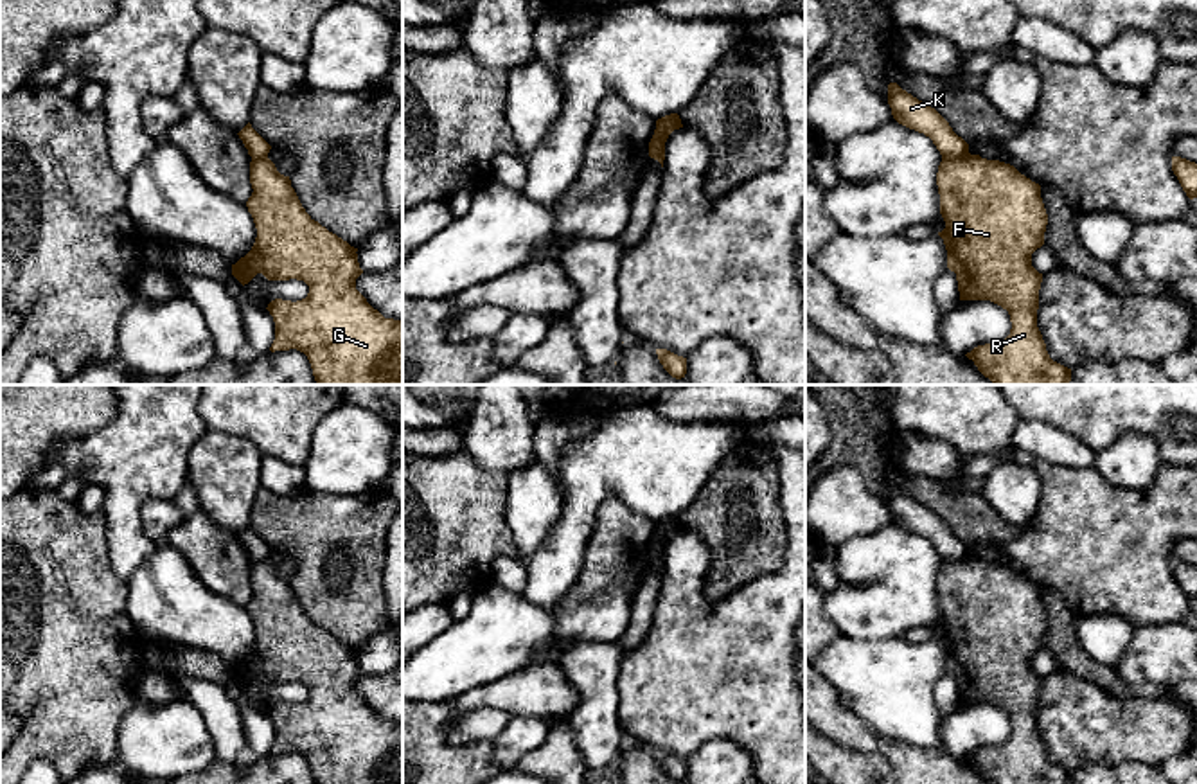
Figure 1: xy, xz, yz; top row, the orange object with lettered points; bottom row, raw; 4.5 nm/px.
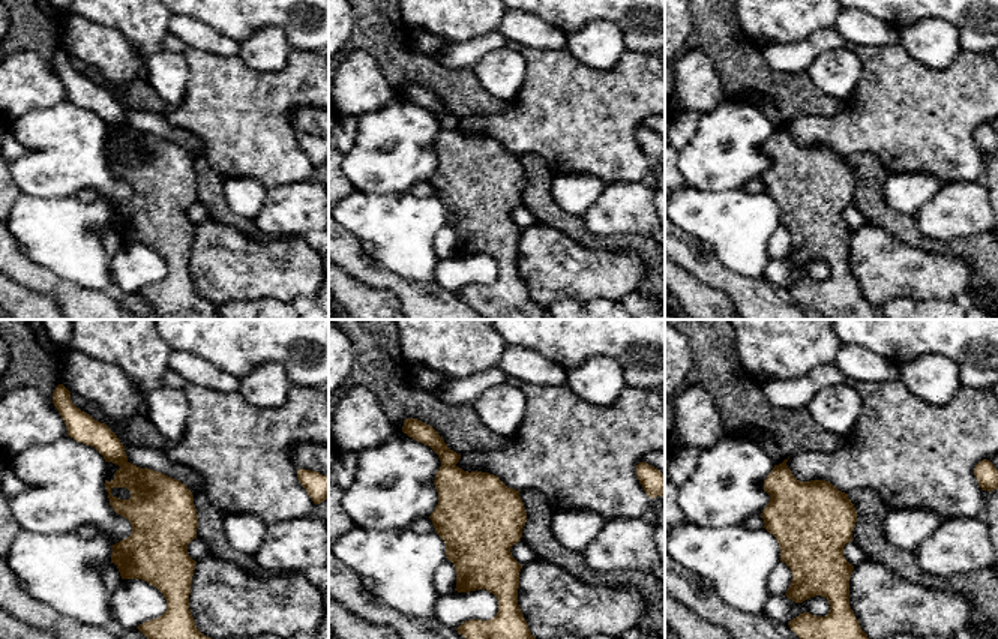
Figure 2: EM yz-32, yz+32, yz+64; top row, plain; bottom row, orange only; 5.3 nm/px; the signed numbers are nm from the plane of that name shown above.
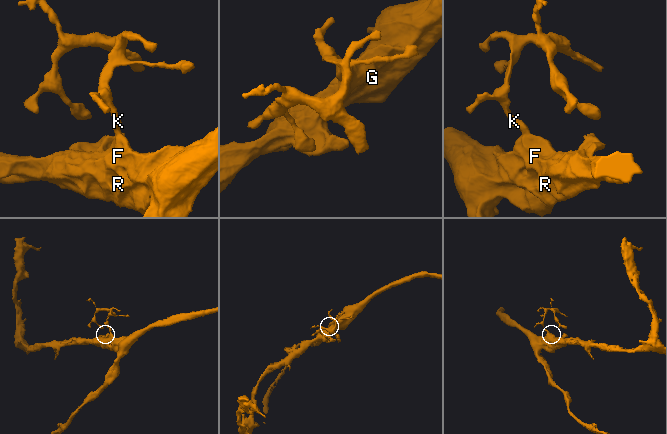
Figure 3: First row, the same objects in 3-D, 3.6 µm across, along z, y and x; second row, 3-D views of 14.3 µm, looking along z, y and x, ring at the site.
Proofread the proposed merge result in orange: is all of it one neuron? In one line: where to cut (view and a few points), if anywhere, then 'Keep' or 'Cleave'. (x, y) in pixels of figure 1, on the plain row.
Split along yz (967, 554), (958, 560), (942, 560). Cleave

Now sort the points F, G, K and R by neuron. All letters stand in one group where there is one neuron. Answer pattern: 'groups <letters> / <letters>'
groups F G R / K

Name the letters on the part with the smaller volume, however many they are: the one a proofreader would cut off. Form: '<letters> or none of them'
K

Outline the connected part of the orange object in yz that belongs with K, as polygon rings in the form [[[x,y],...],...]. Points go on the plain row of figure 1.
[[[897,486],[888,487],[888,507],[899,527],[929,539],[944,561],[960,561],[969,556],[969,547],[953,534],[935,511],[918,503]]]

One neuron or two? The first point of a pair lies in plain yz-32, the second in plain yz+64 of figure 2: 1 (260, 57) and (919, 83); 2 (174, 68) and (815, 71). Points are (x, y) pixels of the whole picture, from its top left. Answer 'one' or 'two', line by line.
1: two
2: one

